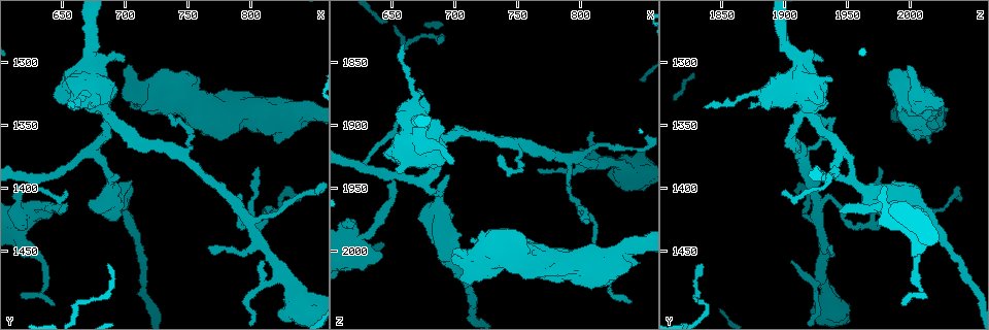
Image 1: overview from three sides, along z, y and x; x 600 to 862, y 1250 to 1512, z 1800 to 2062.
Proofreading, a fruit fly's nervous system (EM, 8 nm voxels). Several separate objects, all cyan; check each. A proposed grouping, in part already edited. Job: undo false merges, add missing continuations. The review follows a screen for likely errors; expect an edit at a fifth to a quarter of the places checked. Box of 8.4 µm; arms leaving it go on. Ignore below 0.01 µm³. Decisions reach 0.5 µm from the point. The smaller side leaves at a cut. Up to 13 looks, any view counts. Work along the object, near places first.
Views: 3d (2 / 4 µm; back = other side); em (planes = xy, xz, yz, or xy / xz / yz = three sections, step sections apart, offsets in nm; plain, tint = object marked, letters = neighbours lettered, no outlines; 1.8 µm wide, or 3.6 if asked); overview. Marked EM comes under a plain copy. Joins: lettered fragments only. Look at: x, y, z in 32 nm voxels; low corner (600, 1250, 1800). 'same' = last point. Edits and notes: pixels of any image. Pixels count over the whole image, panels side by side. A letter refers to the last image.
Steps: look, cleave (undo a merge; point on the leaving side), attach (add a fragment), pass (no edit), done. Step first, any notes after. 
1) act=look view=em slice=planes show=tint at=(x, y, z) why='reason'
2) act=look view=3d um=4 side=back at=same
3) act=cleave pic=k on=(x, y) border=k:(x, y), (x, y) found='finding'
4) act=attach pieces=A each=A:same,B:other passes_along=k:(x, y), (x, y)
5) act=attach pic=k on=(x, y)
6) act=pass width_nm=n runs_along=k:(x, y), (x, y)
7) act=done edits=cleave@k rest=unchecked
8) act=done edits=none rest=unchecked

act=look view=em slice=planes show=letters at=(838, 1338, 1996) why='calibre changes'

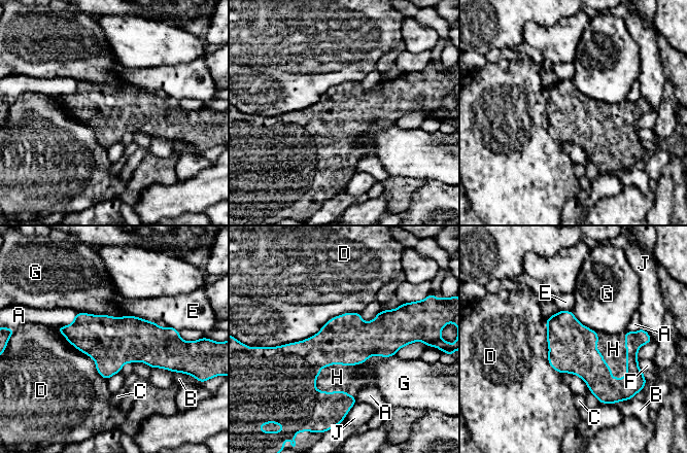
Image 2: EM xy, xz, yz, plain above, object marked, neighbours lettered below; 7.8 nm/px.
act=attach pieces=H longest_contact=D:750nm each=A:other,B:other,C:other,D:other,E:other,F:other,G:other,H:same,J:other found='the neuron continues'

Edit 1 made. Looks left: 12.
act=look view=overview why='redraw'

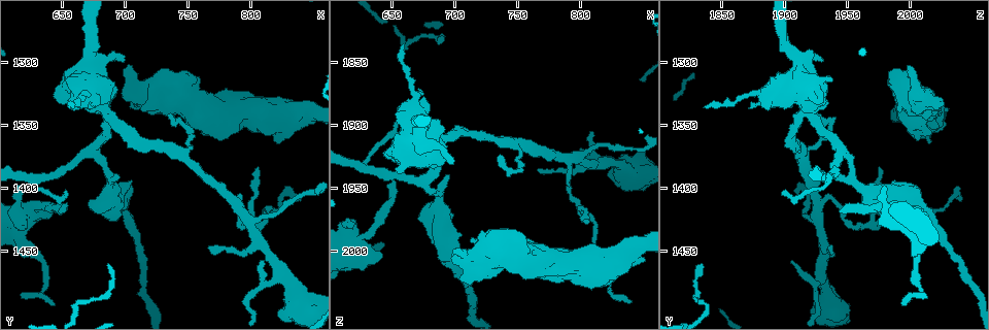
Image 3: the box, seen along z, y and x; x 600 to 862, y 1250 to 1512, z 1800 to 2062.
act=look view=3d um=2 side=back at=(838, 1408, 2042) why='an open end'

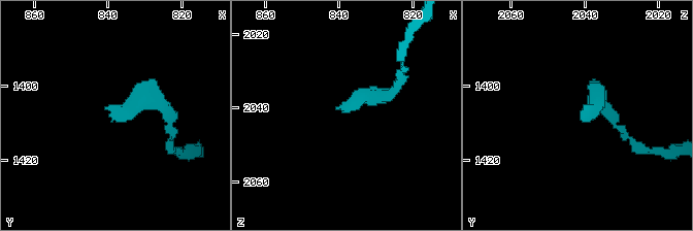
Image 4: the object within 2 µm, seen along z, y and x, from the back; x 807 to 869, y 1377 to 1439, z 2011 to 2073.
act=look view=em slice=xz step=16 show=tint at=(839, 1408, 2041) why='shape alone is not enough'

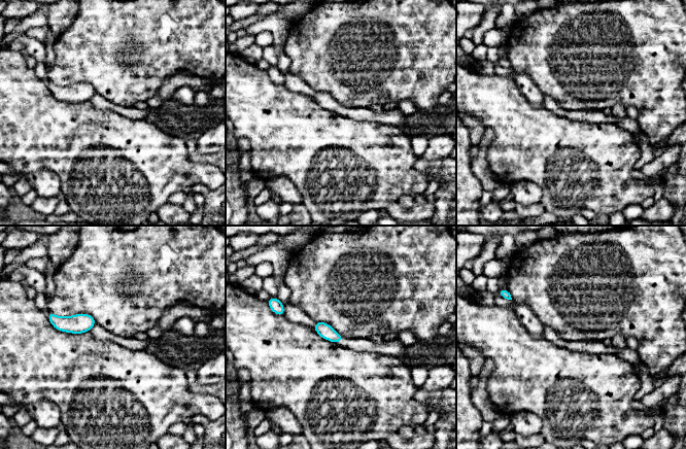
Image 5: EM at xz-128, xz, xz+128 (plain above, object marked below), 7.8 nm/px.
act=look view=em slice=planes show=letters at=same why='cut it another way'

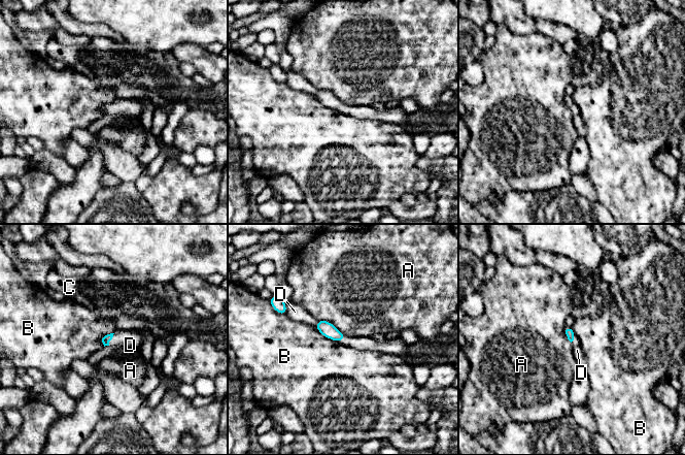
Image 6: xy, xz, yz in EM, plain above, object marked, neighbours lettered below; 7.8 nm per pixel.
act=attach pieces=D each=A:other,B:other,C:other,D:same passes_along=6:(326, 328), (316, 325), (295, 312) found='the neuron continues'

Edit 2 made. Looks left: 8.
act=look view=3d um=4 at=(800, 1430, 1966) why='abrupt turn'

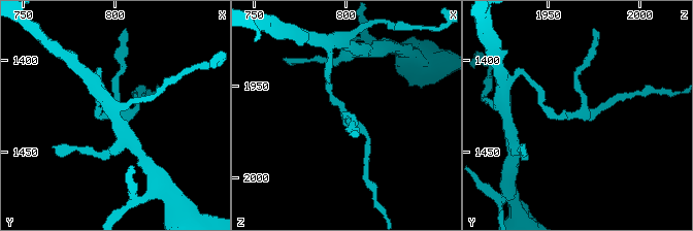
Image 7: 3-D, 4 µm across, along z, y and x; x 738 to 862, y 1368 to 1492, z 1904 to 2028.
act=look view=em slice=yz step=8 show=tint at=(799, 1430, 1968) why='need the tissue'

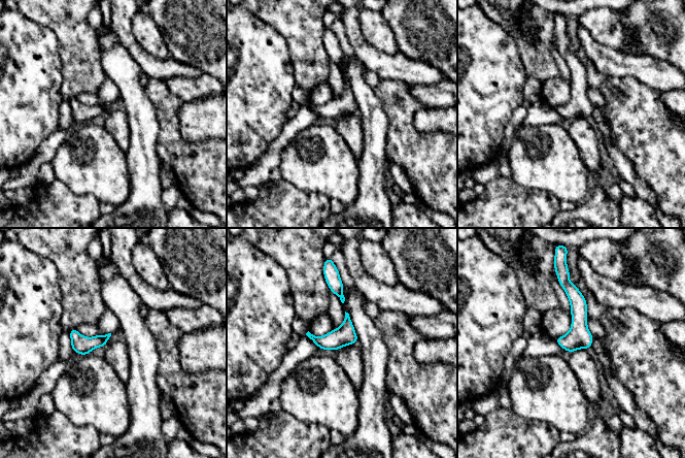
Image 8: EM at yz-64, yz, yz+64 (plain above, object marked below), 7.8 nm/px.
act=look view=em slice=planes show=letters at=same why='another direction'

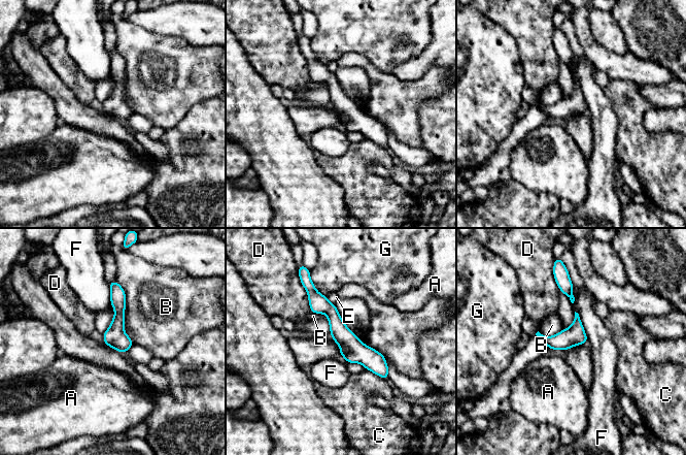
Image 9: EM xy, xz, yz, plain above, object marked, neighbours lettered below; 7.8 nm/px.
act=pass longest_contact=B:500nm each=A:other,B:other,C:other,D:other,E:other,F:other,G:other runs_along=9:(309, 291), (385, 376) found='continuous, no second neuron'

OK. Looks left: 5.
act=look view=em slice=yz step=16 show=tint at=(666, 1326, 1872) why='thick turns thin'

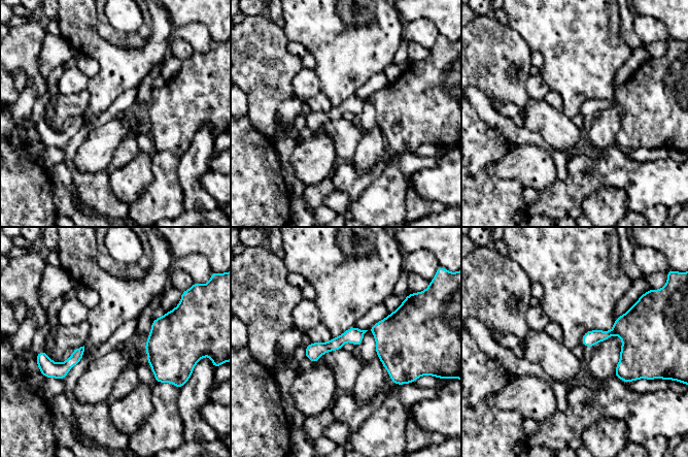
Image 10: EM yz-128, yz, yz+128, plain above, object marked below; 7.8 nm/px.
act=look view=em slice=yz step=16 show=letters at=same

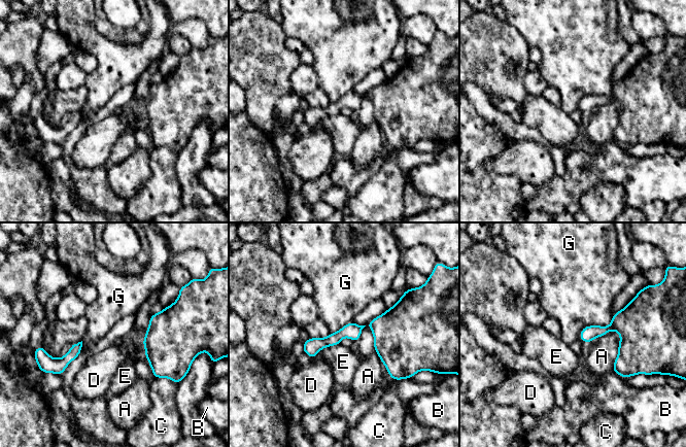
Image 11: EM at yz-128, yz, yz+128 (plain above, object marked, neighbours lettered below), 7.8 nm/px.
act=pass each=A:other,B:other,C:other,D:other,E:other,G:other runs_along=11:(626, 309), (626, 354), (623, 372) found='one neuron here'

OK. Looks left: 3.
act=look view=3d um=2 at=(644, 1494, 1994) why='an open end'

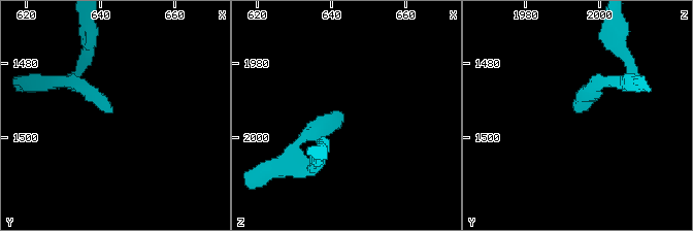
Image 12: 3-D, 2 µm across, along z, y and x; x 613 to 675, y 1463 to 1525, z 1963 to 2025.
act=look view=em slice=yz step=4 show=tint at=(643, 1494, 1994) why='need the tissue'

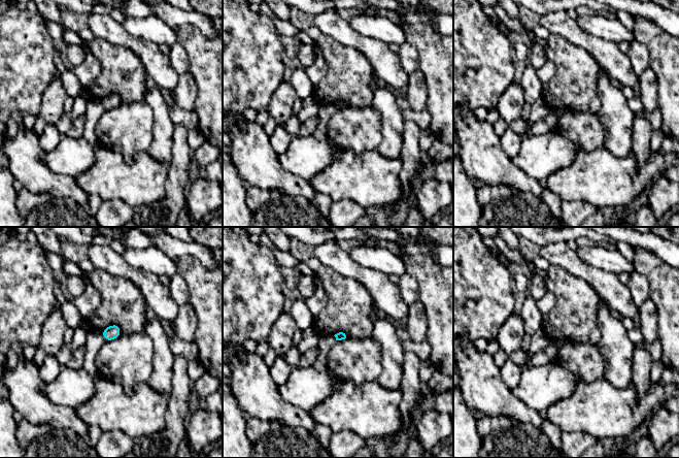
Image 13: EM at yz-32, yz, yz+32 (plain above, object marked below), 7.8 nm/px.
act=look view=em slice=planes show=letters at=same why='cut it another way'

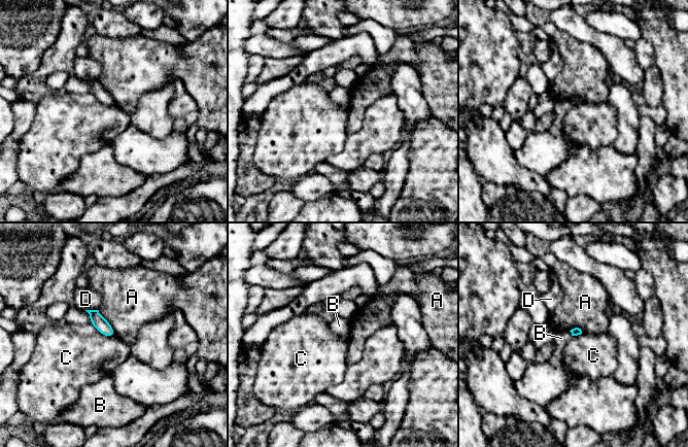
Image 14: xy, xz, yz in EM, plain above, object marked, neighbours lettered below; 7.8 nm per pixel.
act=pass longest_contact=A:240nm each=A:other,B:other,C:other,D:other border=14:(91, 323), (104, 335), (114, 335) found='no lettered fragment goes on from it'

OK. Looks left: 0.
act=done edits=attach@2,attach@6 rest=unchecked

